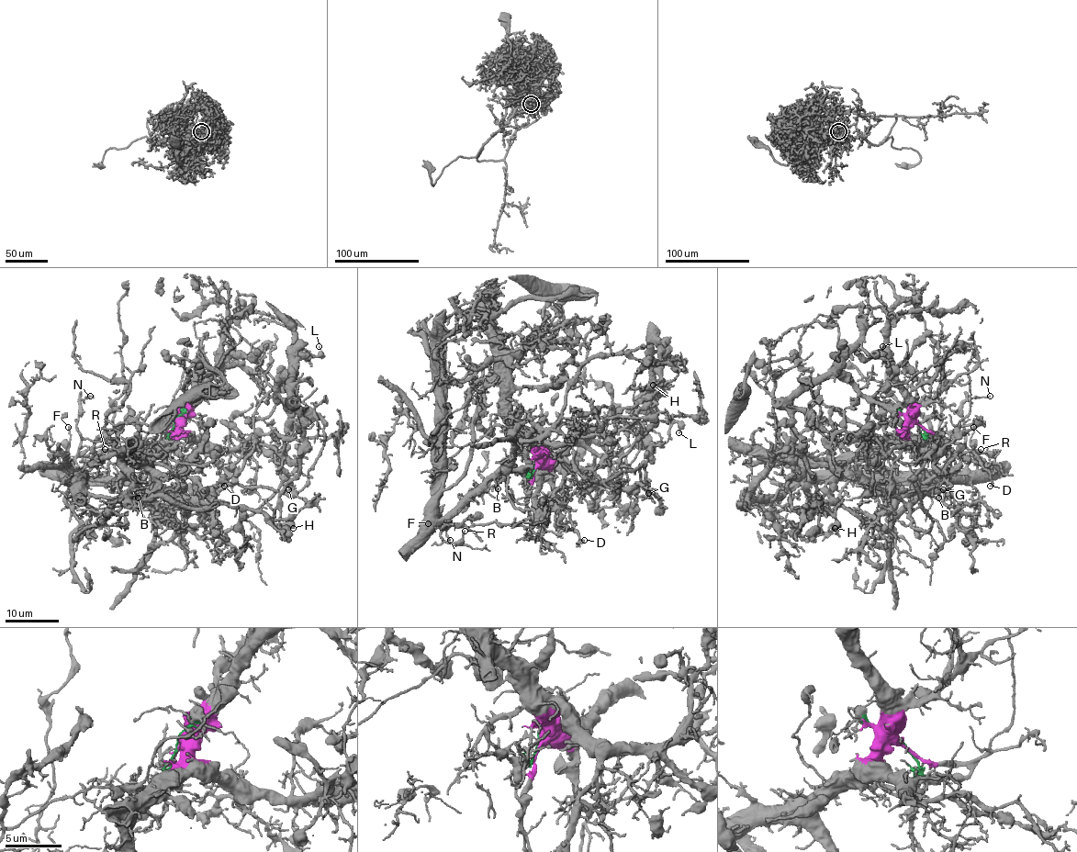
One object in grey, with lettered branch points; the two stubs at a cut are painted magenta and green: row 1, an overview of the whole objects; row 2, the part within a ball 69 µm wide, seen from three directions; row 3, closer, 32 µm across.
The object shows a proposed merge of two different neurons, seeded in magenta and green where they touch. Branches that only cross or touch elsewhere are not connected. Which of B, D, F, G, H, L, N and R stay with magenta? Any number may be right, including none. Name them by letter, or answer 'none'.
D, G, H, L

